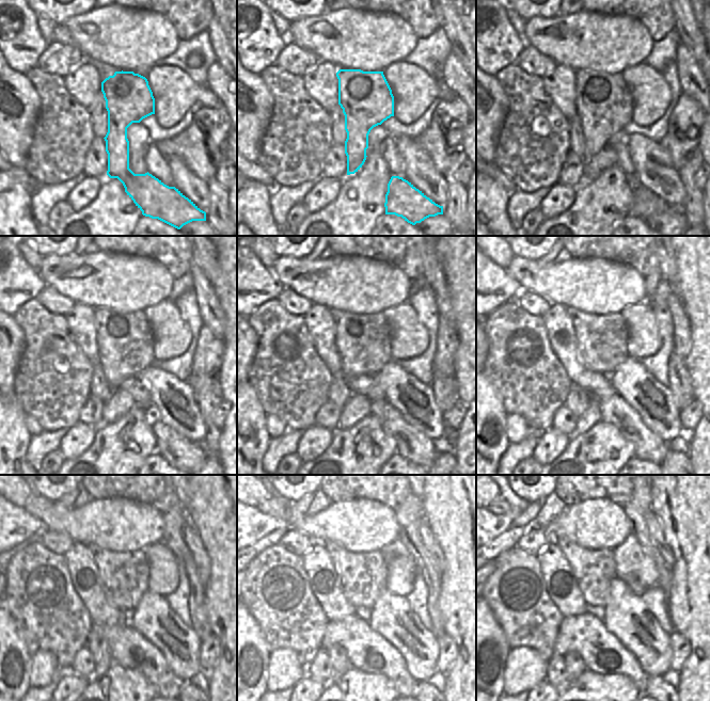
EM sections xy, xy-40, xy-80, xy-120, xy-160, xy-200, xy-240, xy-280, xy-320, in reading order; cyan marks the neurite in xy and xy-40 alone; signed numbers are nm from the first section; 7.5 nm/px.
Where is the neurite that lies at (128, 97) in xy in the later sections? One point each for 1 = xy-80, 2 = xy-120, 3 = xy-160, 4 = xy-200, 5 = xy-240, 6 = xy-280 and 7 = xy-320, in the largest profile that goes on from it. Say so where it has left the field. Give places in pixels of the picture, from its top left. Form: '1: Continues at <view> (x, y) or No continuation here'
1: Continues at xy-80 (603, 104)
2: Continues at xy-120 (125, 340)
3: Continues at xy-160 (363, 341)
4: Continues at xy-200 (601, 339)
5: Continues at xy-240 (124, 575)
6: Continues at xy-280 (362, 575)
7: Continues at xy-320 (594, 570)

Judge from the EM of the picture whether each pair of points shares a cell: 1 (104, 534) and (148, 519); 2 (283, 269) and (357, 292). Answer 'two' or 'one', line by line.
1: one
2: one

